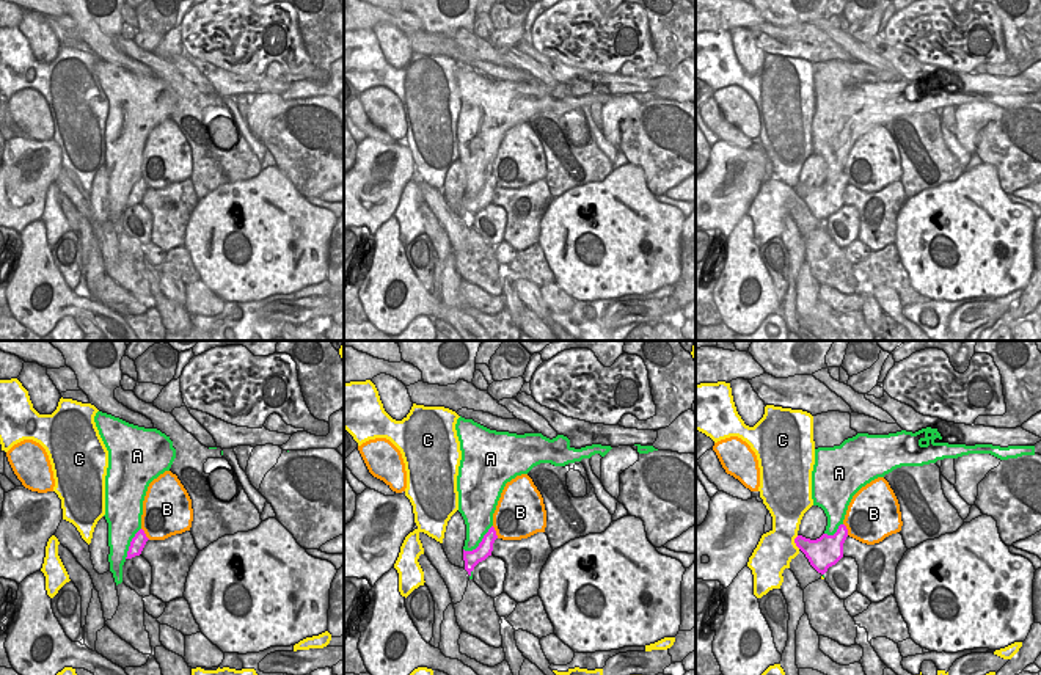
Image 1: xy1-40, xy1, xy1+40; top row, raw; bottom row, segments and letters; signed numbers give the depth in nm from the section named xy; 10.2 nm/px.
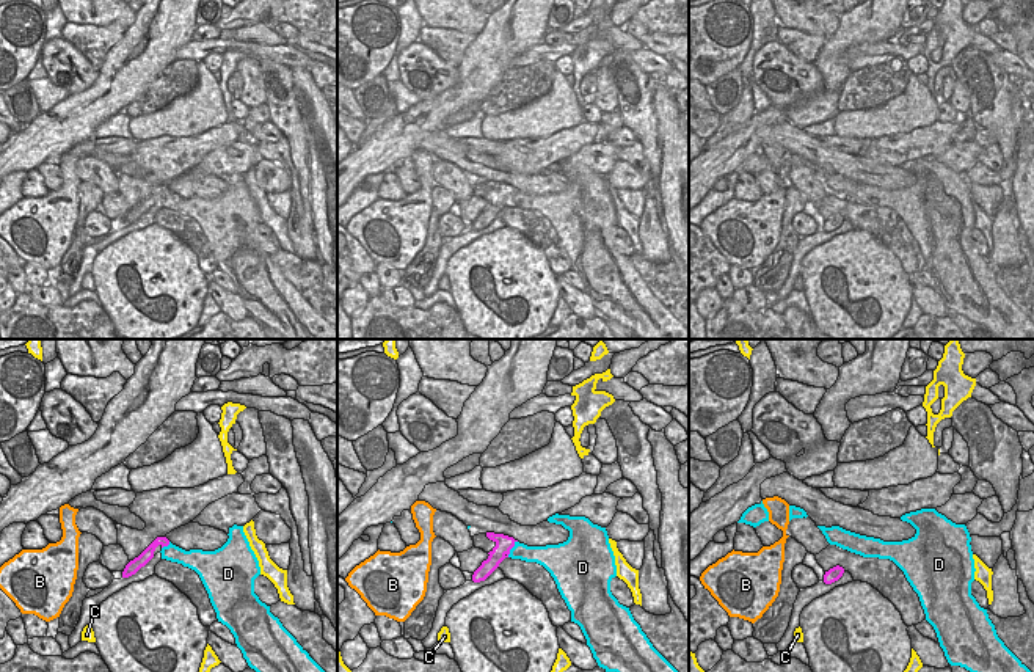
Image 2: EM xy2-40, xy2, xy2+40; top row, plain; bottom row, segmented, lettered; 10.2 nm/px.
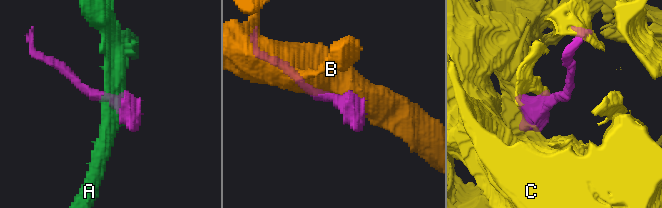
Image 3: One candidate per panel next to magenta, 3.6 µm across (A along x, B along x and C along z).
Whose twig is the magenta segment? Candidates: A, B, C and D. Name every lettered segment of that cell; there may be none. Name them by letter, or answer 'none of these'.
none of these

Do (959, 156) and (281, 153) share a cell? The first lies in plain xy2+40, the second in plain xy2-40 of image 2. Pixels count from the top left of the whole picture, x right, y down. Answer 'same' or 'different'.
different

